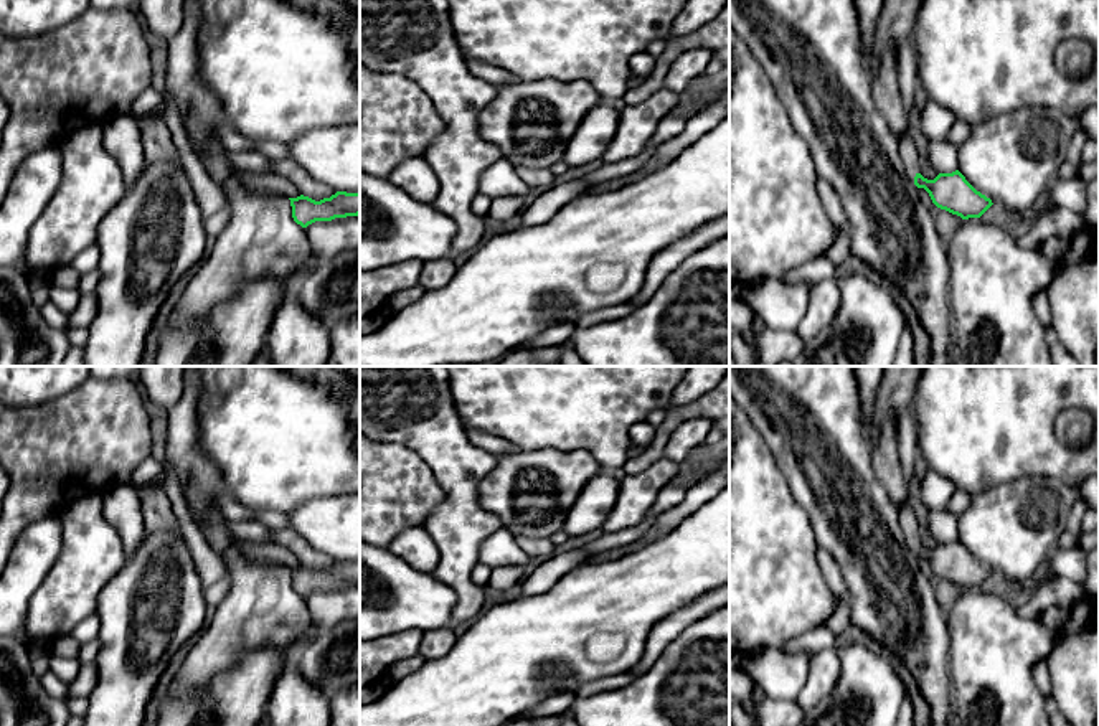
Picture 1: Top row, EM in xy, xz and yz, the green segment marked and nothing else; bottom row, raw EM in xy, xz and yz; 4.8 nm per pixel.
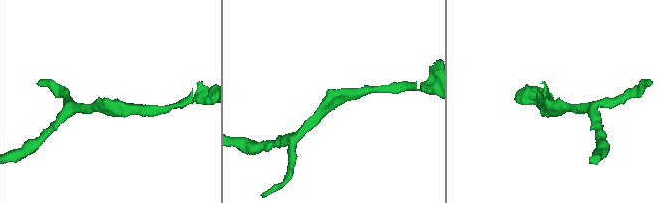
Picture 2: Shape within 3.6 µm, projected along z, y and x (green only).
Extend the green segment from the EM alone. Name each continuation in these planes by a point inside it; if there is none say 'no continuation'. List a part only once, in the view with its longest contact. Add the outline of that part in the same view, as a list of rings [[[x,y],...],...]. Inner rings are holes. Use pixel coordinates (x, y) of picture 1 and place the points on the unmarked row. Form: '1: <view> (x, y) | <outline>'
1: yz (910, 527) | [[[908,500],[899,505],[898,516],[908,544],[914,548],[919,540],[919,523]]]

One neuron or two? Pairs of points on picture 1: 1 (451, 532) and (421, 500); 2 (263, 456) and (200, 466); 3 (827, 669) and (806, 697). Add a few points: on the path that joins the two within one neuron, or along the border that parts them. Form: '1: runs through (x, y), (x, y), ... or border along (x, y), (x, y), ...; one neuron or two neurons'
1: border along (433, 472), (444, 499), (421, 525); two neurons
2: border along (197, 447), (218, 471), (226, 490); two neurons
3: runs through (822, 675), (812, 690); one neuron

